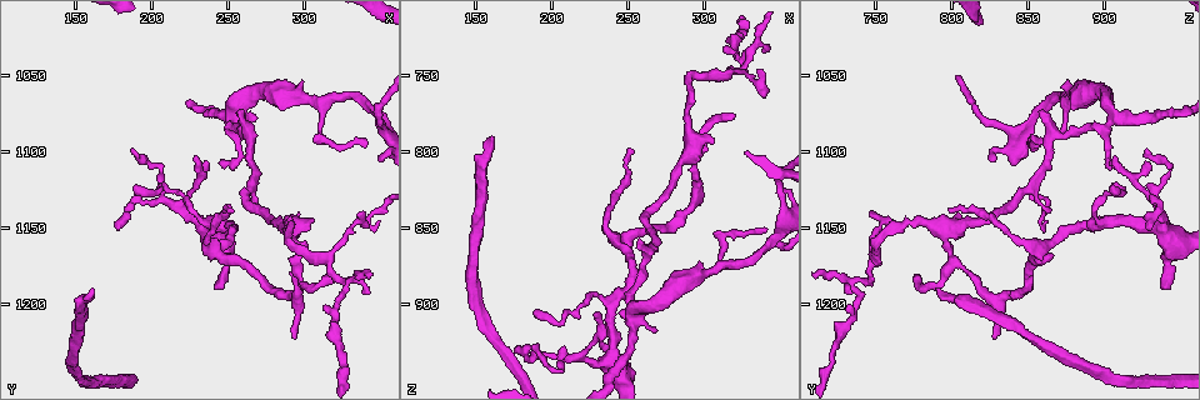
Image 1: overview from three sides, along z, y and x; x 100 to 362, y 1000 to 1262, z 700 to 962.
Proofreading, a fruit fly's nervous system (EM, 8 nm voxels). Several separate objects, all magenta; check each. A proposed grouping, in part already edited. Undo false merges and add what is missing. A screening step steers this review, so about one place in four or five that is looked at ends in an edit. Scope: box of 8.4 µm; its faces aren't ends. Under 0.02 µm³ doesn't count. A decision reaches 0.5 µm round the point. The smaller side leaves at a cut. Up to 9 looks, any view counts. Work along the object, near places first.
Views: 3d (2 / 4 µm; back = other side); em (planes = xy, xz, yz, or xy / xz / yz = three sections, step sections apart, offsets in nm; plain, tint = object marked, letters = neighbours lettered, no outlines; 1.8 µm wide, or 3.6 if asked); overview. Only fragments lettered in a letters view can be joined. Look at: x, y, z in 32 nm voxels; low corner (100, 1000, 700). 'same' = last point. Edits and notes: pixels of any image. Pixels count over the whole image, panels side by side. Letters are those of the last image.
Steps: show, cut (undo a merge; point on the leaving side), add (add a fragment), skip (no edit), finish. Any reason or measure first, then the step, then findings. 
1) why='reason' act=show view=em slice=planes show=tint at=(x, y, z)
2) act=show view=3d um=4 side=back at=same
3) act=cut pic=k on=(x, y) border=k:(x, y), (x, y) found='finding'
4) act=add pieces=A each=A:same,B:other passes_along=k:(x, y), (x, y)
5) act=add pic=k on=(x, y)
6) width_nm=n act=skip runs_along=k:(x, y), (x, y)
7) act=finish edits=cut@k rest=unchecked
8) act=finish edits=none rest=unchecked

why='thin end' act=show view=em slice=planes show=tint at=(176, 1148, 928)

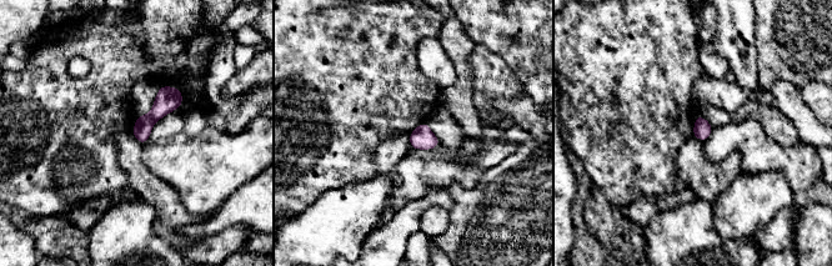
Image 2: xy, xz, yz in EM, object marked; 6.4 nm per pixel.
why='see the neighbours' act=show view=em slice=planes show=letters at=same

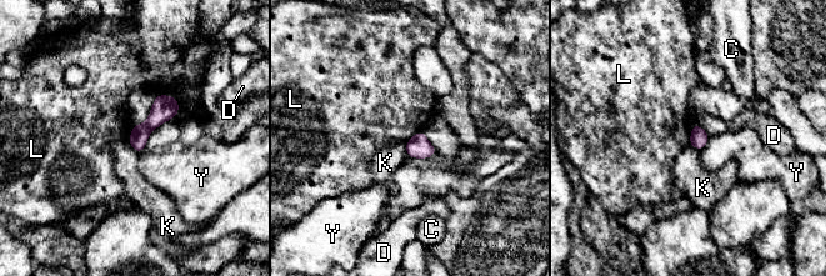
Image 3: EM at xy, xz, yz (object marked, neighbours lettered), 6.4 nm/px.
act=skip each=C:other,D:other,K:other,L:other,Y:other border=3:(158, 94), (173, 96), (178, 103) found='no lettered fragment goes on from it'

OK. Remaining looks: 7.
why='two arms in line, one across' act=show view=3d um=2 at=(254, 1078, 906)

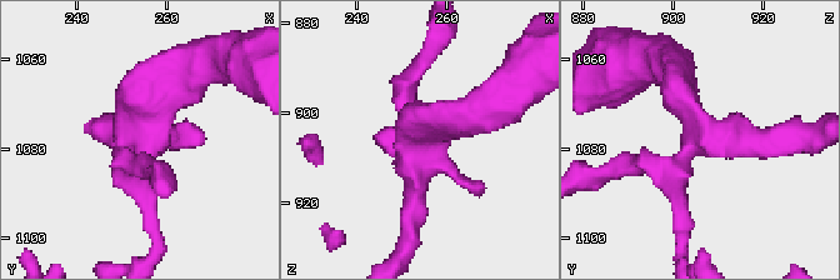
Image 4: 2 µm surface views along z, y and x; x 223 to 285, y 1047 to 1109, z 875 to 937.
act=show view=em slice=planes show=plain at=(255, 1079, 904)

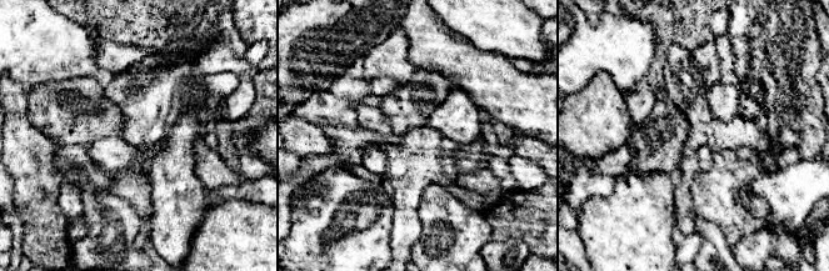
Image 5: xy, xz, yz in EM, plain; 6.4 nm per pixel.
act=show view=em slice=planes show=letters at=same

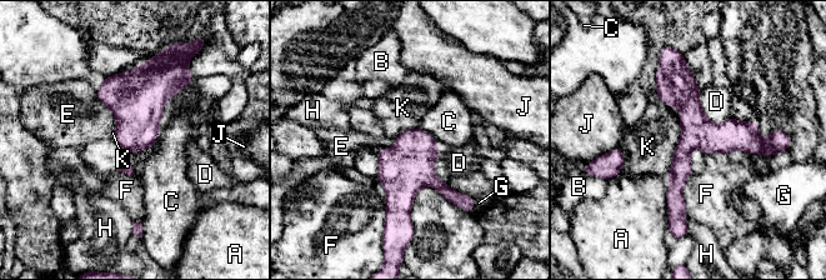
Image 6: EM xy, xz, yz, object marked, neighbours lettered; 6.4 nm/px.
act=skip each=A:other,B:other,C:other,D:other,E:other,F:other,G:other,H:other,J:other,K:other runs_along=6:(660, 73), (715, 136), (765, 146) found='one cell here'

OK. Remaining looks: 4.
why='three arms meet' act=show view=em slice=yz step=4 show=letters at=(244, 1164, 860)

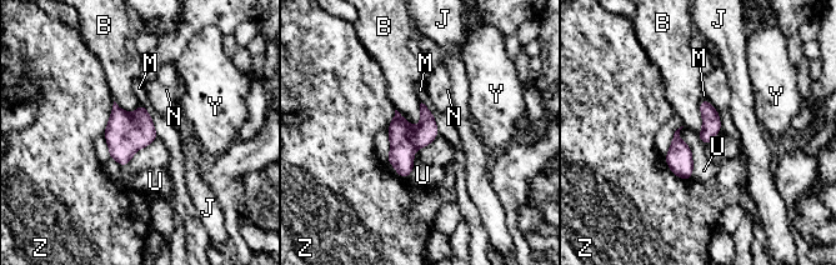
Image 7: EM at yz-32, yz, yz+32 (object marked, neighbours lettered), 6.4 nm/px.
act=skip each=B:other,J:other,M:other,N:other,U:other,Y:other,Z:other border=7:(395, 109), (410, 124), (420, 124) found='all the same cell'

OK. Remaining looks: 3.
why='tapers out' act=show view=em slice=xz step=4 show=letters at=(252, 1138, 800)

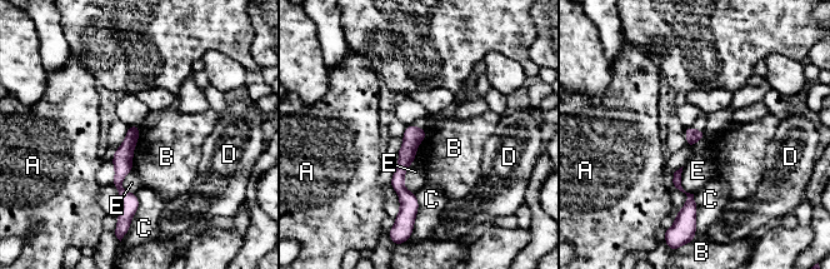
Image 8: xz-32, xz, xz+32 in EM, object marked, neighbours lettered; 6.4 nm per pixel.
act=skip each=A:other,B:other,C:other,D:other,E:other border=8:(139, 126), (131, 169) found='no lettered fragment goes on from it'

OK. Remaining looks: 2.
act=finish edits=none rest=unchecked

